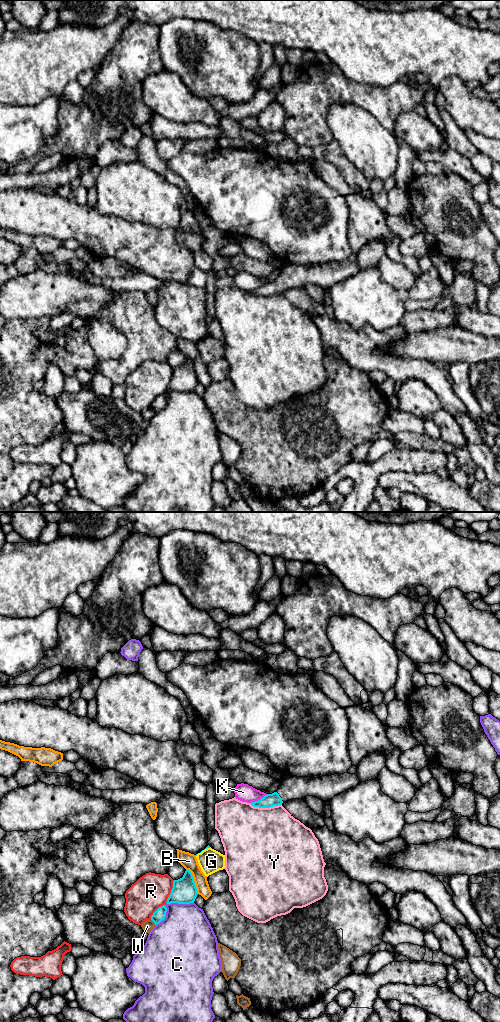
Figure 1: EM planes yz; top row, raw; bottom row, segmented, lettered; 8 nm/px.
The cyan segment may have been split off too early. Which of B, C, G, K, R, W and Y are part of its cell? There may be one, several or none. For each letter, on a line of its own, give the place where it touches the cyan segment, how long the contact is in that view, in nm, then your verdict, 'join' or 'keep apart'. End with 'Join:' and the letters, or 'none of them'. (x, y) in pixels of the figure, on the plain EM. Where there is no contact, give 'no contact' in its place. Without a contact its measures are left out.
B: yz (193, 369) | 220 nm | keep apart
C: yz (180, 391) | 220 nm | keep apart
G: yz (205, 336) | 100 nm | keep apart
K: yz (258, 288) | 160 nm | keep apart
R: yz (171, 379) | 200 nm | keep apart
W: yz (153, 409) | 70 nm | keep apart
Y: yz (265, 295) | 260 nm | keep apart
Join: none of them

